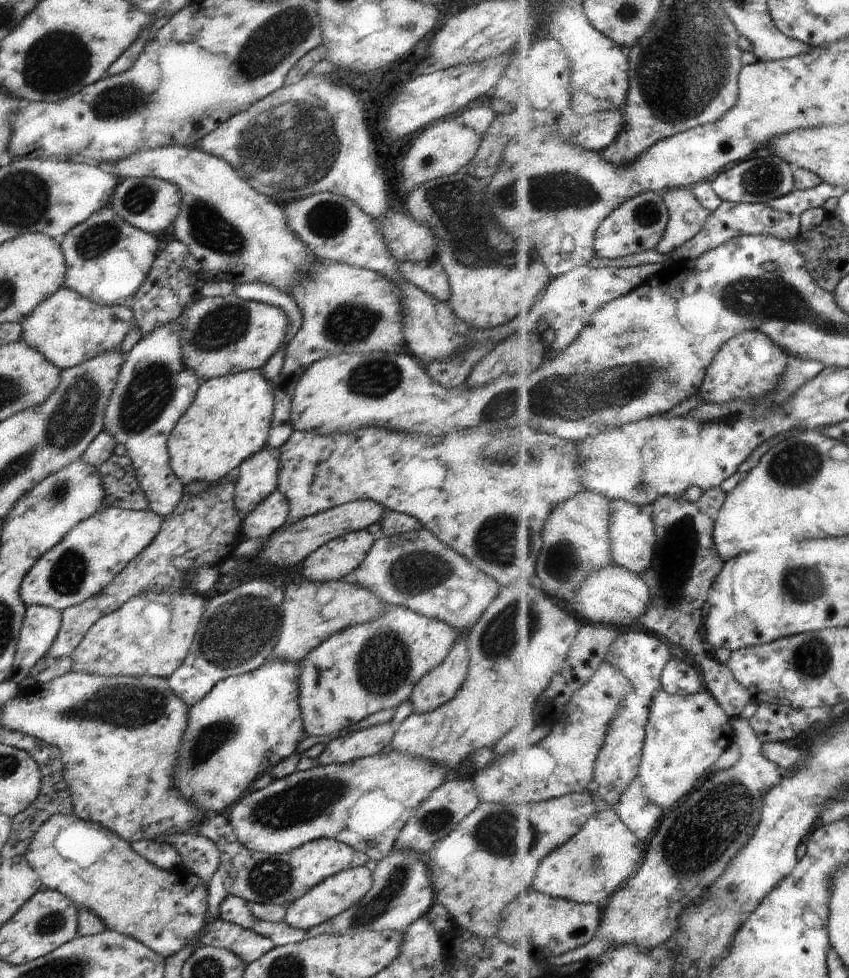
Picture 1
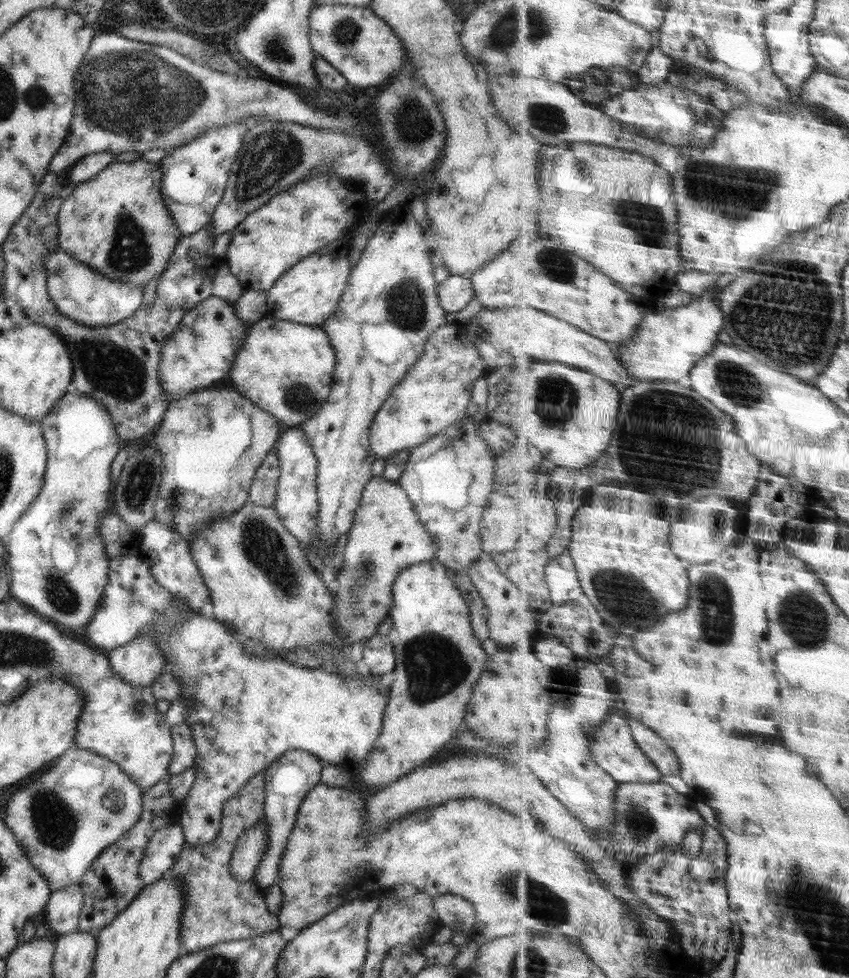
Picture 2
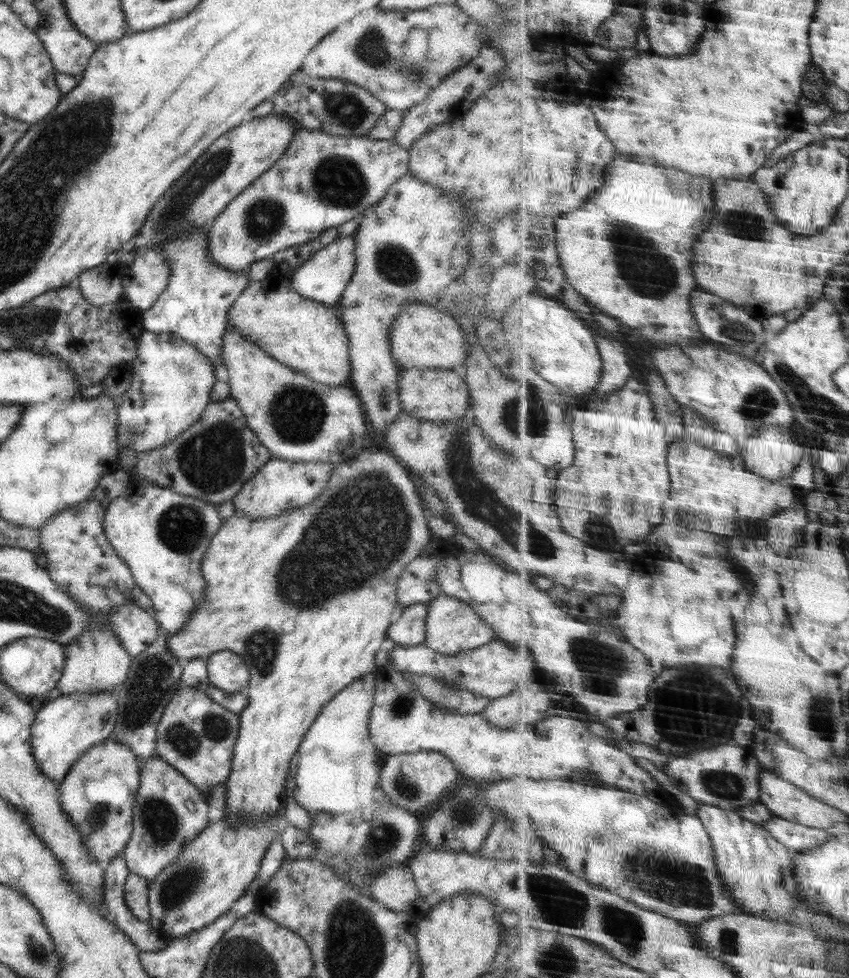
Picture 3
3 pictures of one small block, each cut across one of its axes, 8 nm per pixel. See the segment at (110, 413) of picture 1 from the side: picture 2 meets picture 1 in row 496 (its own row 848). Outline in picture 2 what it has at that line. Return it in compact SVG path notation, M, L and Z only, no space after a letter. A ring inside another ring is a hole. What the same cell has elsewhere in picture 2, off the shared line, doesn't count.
M177 821L168 822L156 830L149 840L139 866L139 875L145 886L166 876L180 856L185 843L182 827Z

